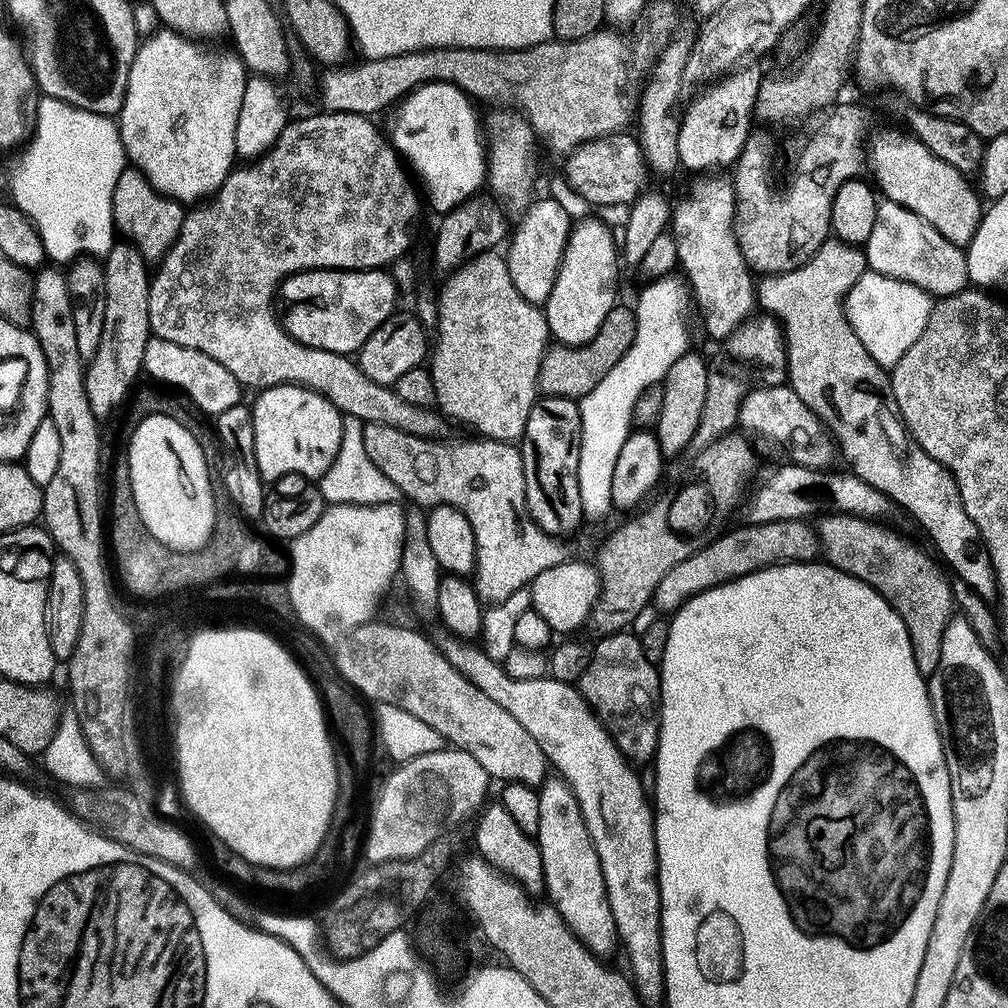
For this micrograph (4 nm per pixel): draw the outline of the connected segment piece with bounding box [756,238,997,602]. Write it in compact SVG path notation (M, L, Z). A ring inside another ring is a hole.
M829 238L816 251L814 258L798 270L768 274L761 279L764 281L756 284L759 307L778 321L784 333L784 346L788 349L787 383L794 394L798 394L798 398L802 398L802 402L806 402L813 414L824 422L839 451L840 448L844 451L849 464L847 467L870 486L884 492L897 509L905 508L924 527L925 534L932 539L931 547L956 578L966 582L970 590L983 600L995 601L996 571L978 526L974 526L974 518L970 518L966 514L966 506L962 506L956 479L921 448L913 447L906 453L892 456L892 451L888 452L888 444L884 444L884 436L880 436L880 416L876 416L876 412L880 412L880 400L876 400L876 396L880 396L880 388L884 388L884 380L889 373L881 364L874 362L870 354L866 354L857 325L853 321L851 324L844 313L844 299L848 291L857 287L860 275L866 271L869 271L869 266L863 247Z

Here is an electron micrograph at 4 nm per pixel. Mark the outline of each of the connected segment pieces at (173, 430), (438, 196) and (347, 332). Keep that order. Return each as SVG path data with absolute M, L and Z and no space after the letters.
M149 414L137 427L131 429L132 437L128 440L128 481L132 484L134 502L146 530L158 542L162 542L175 552L197 552L212 539L216 531L218 503L212 493L212 480L208 477L208 460L204 457L201 441L186 430L174 418L159 414Z
M452 83L421 84L421 86L413 89L406 96L404 96L403 99L399 101L399 103L395 105L394 111L396 110L396 113L394 113L392 116L392 136L390 132L390 143L392 147L396 149L397 153L399 153L399 155L403 157L405 161L407 161L407 163L410 165L410 168L410 163L412 163L413 169L411 168L411 171L413 173L415 173L414 171L416 171L417 174L420 175L422 179L424 179L424 184L426 187L428 187L428 196L430 199L432 199L433 206L437 208L437 213L443 214L450 211L450 209L452 208L457 208L459 204L464 203L465 200L477 195L477 193L481 191L482 185L485 183L486 144L485 141L482 139L482 120L481 117L480 120L478 117L476 117L475 107L477 108L477 105L473 103L469 95L462 89L460 89L458 85Z
M311 268L309 272L295 272L280 281L278 289L278 316L284 325L285 332L294 337L299 344L308 348L326 350L333 354L352 354L359 350L397 311L396 280L391 271L383 268Z

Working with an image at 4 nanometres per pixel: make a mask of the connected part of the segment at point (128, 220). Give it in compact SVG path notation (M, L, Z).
M128 166L118 176L113 192L113 224L115 231L144 256L145 261L156 262L168 250L182 226L186 208L179 200L163 196L137 168Z

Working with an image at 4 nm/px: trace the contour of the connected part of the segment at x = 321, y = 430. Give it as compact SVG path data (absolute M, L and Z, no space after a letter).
M279 384L263 389L256 404L251 405L254 422L254 454L265 482L283 476L305 476L305 481L316 482L334 462L342 442L344 416L322 394L301 384Z

